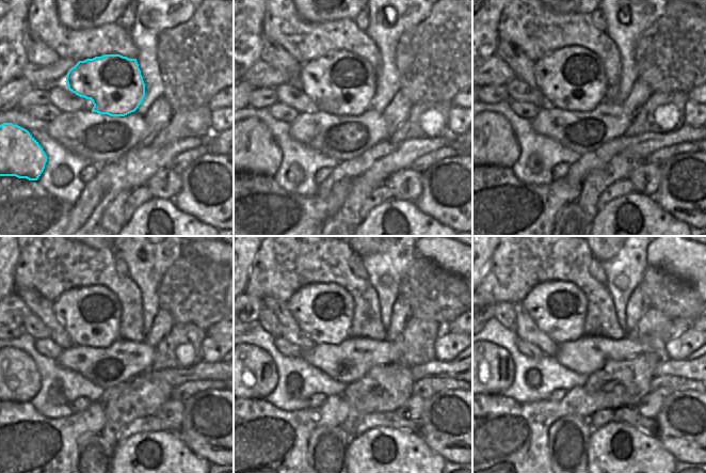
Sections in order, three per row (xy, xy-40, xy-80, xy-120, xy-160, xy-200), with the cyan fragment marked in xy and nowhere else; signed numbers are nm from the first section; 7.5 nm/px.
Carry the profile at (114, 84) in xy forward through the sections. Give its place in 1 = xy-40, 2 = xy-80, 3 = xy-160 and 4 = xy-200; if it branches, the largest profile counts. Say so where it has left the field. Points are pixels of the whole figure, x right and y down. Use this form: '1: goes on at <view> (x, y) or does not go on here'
1: goes on at xy-40 (340, 82)
2: goes on at xy-80 (573, 78)
3: goes on at xy-160 (324, 311)
4: goes on at xy-200 (558, 308)

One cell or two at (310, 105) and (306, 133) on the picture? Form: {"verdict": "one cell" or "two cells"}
{"verdict": "two cells"}

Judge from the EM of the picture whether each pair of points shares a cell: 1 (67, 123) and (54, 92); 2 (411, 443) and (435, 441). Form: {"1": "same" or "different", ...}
{"1": "different", "2": "different"}

